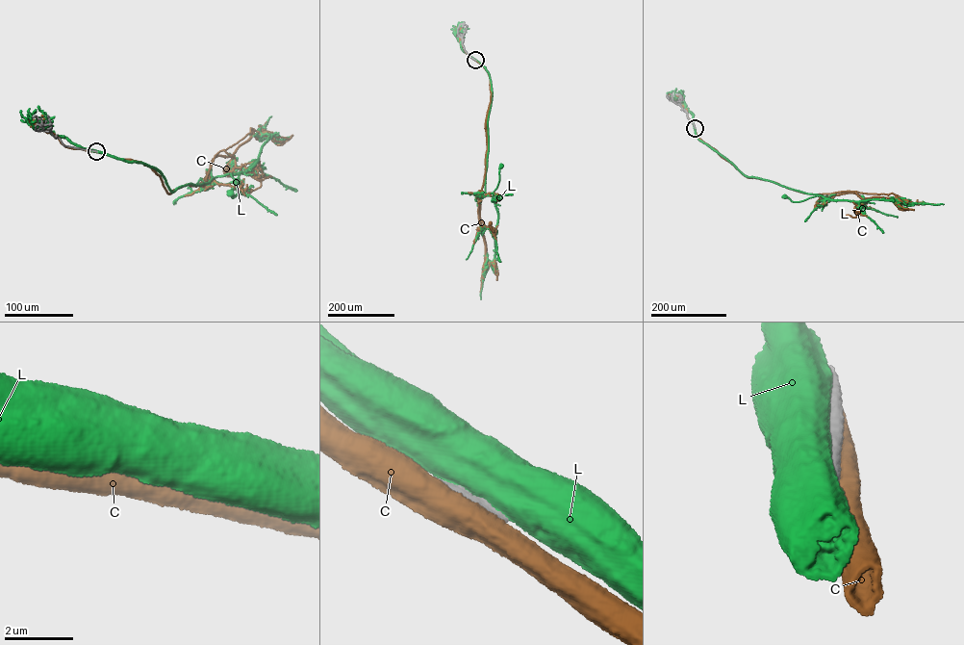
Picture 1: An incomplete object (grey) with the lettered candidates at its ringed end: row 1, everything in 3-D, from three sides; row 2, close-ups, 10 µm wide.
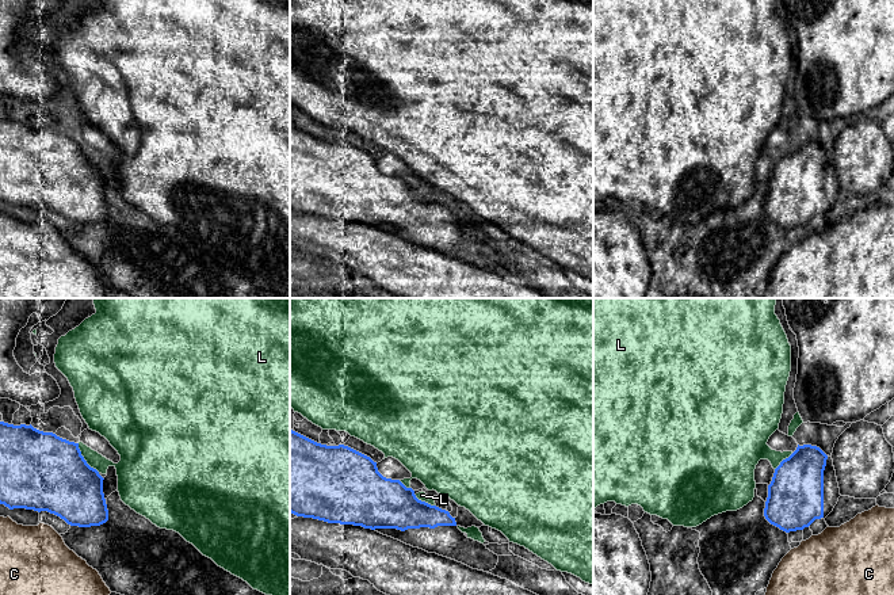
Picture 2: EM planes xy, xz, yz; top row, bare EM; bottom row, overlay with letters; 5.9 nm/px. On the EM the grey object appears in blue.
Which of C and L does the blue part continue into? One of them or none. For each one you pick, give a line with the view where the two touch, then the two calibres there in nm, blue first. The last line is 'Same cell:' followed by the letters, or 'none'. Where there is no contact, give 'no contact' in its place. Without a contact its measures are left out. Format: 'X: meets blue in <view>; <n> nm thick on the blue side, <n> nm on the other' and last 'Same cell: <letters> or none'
Same cell: none

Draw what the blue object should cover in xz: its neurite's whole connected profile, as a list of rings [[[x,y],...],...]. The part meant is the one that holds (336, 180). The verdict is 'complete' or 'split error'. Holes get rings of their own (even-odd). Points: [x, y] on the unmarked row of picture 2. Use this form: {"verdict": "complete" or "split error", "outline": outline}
{"verdict": "split error", "outline": [[[290,126],[290,209],[328,220],[375,226],[428,249],[489,268],[498,252],[484,240],[467,234],[448,207],[416,194],[400,176],[383,173],[370,153],[344,141],[326,142]]]}

